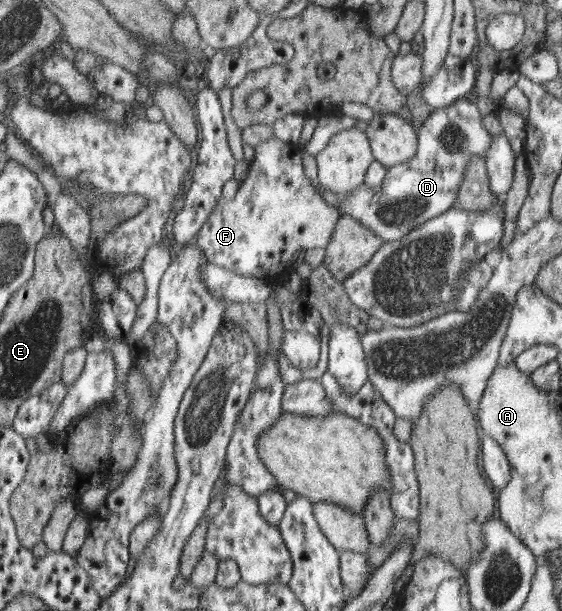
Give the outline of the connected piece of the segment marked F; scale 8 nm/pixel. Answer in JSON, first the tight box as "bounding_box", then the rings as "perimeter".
{"bounding_box":[196,137,340,283],"perimeter":[[[274,137],[260,142],[254,148],[249,175],[239,184],[232,200],[221,197],[208,221],[198,232],[196,245],[205,253],[207,261],[224,267],[238,275],[250,276],[268,283],[287,280],[292,273],[292,256],[298,250],[324,249],[340,219],[339,210],[323,199],[307,179],[302,165],[303,149],[297,143],[283,142]]]}

